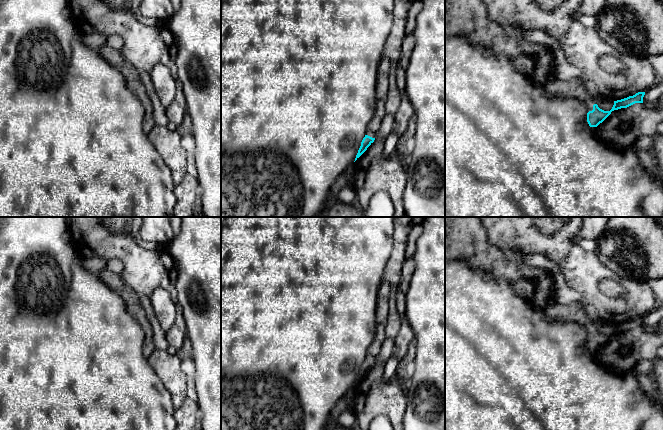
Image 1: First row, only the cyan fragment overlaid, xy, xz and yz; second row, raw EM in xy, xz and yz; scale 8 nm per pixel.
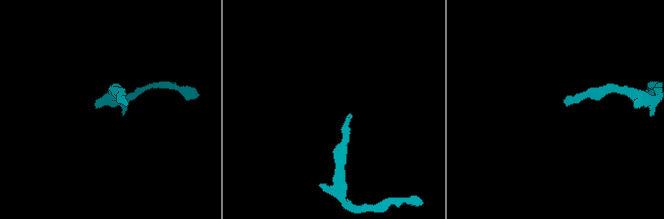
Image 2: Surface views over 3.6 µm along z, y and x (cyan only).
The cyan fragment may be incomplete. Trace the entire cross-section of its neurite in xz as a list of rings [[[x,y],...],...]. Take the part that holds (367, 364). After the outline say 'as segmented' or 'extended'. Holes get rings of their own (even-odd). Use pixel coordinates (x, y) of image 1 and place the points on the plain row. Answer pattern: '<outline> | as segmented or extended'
[[[383,280],[379,287],[377,296],[377,309],[375,313],[376,329],[375,337],[367,350],[366,359],[361,366],[361,370],[356,379],[355,385],[367,374],[367,372],[374,366],[375,360],[381,351],[381,345],[386,338],[385,326],[387,323],[387,316],[389,313],[389,300],[392,294],[392,287],[390,282]]] | extended

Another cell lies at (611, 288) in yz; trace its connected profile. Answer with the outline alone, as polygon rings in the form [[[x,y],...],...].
[[[610,279],[601,280],[598,286],[600,292],[609,297],[618,298],[626,293],[626,289],[622,284]]]

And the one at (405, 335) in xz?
[[[413,257],[405,260],[401,271],[400,284],[395,291],[396,307],[400,315],[400,327],[395,337],[393,353],[396,355],[399,362],[405,356],[409,345],[414,338],[414,333],[405,316],[405,299],[414,270],[415,261]]]

